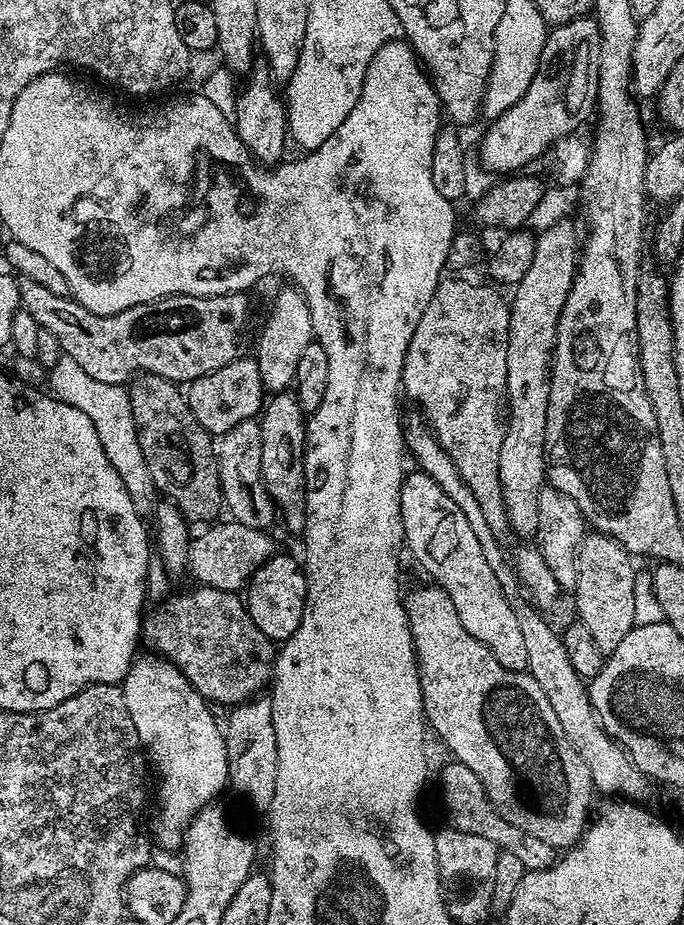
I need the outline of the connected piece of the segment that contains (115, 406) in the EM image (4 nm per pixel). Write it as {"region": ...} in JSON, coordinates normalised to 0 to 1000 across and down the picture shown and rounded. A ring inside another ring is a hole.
{"region":[[[92,383],[88,384],[85,391],[69,403],[69,406],[70,415],[76,418],[72,419],[75,427],[80,428],[83,432],[120,443],[120,448],[126,448],[126,452],[132,452],[132,456],[137,456],[137,465],[143,465],[143,474],[149,478],[149,486],[155,486],[155,495],[161,495],[161,504],[167,504],[167,508],[173,508],[173,517],[178,517],[181,528],[190,534],[190,538],[200,551],[206,556],[215,555],[216,547],[219,549],[224,546],[228,531],[219,517],[219,508],[213,504],[213,499],[208,495],[208,486],[202,482],[196,443],[190,439],[186,418],[180,415],[143,413],[132,404],[126,404],[126,400],[120,400],[120,396],[114,396],[114,391],[108,391],[108,387]]]}

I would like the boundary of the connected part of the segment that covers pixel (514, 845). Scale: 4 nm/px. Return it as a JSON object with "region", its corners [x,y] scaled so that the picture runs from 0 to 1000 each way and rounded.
{"region":[[[659,824],[643,835],[643,856],[649,859],[649,874],[655,877],[654,890],[662,895],[699,902],[699,906],[711,906],[711,910],[722,910],[734,921],[753,923],[763,931],[763,936],[773,943],[785,943],[794,938],[806,938],[816,929],[816,919],[804,915],[804,910],[792,910],[792,906],[781,906],[781,902],[769,902],[751,889],[746,889],[711,858],[699,837],[687,832],[687,828],[671,824]]]}

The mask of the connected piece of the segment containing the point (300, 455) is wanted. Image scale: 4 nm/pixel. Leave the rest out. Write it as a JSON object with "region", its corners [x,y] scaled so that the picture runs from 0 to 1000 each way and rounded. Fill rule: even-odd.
{"region":[[[417,422],[402,425],[387,436],[377,457],[380,461],[380,514],[386,516],[386,525],[412,557],[412,566],[415,562],[417,569],[424,574],[433,577],[443,576],[447,564],[447,538],[450,537],[450,533],[444,531],[444,486],[450,479],[450,464],[444,440],[439,438],[439,431],[431,423]]]}

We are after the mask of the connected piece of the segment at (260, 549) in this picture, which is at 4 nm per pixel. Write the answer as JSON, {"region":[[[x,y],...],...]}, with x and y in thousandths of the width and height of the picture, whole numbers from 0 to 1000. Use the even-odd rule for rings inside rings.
{"region":[[[332,564],[311,565],[300,570],[292,581],[278,588],[278,618],[288,623],[301,636],[317,636],[349,641],[374,617],[405,596],[404,588],[385,571],[367,571],[358,566]]]}

